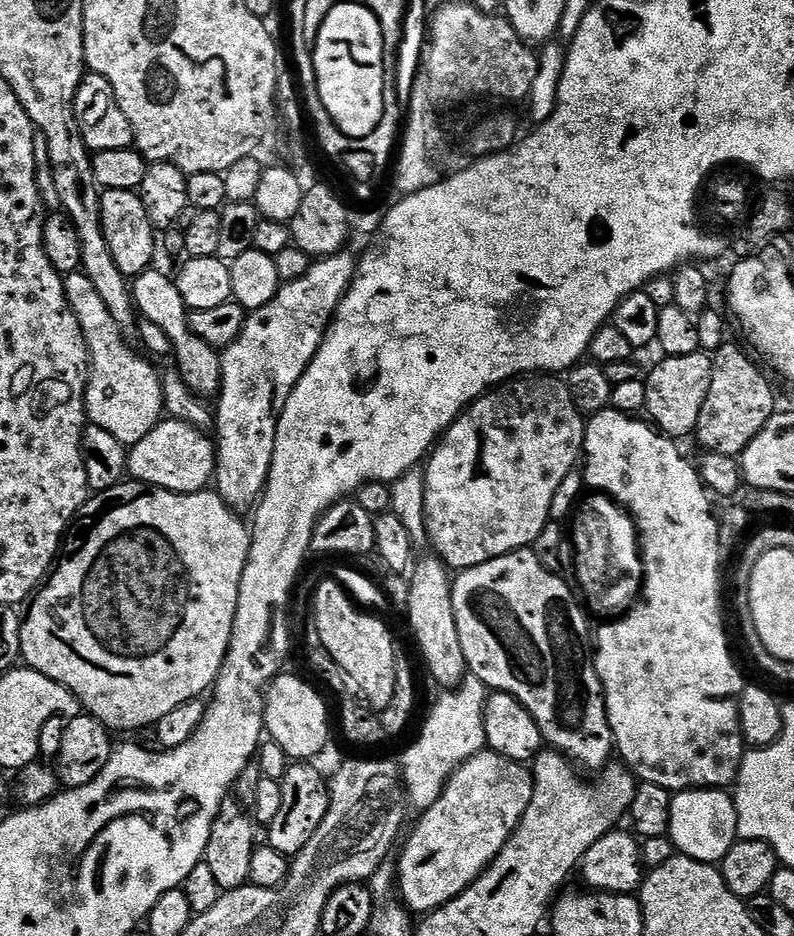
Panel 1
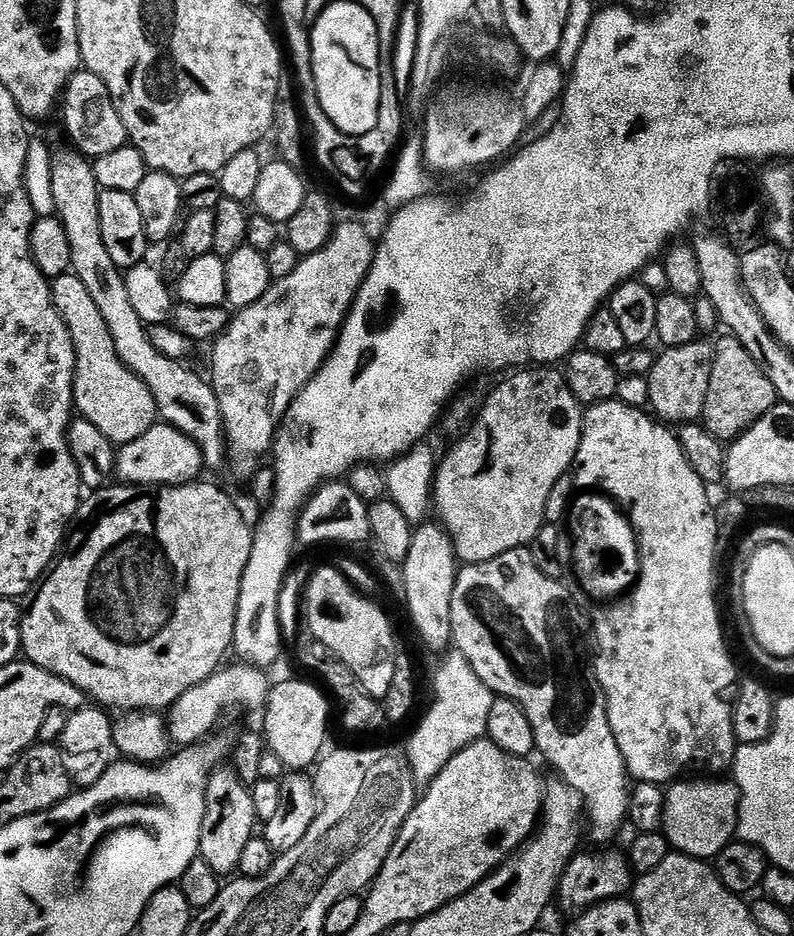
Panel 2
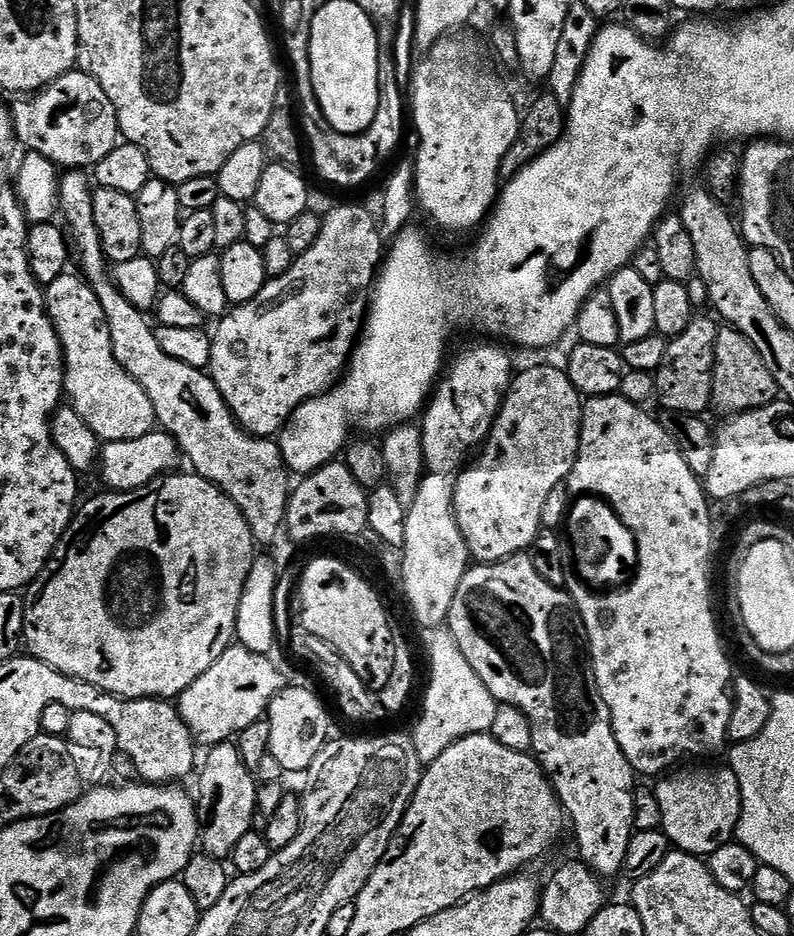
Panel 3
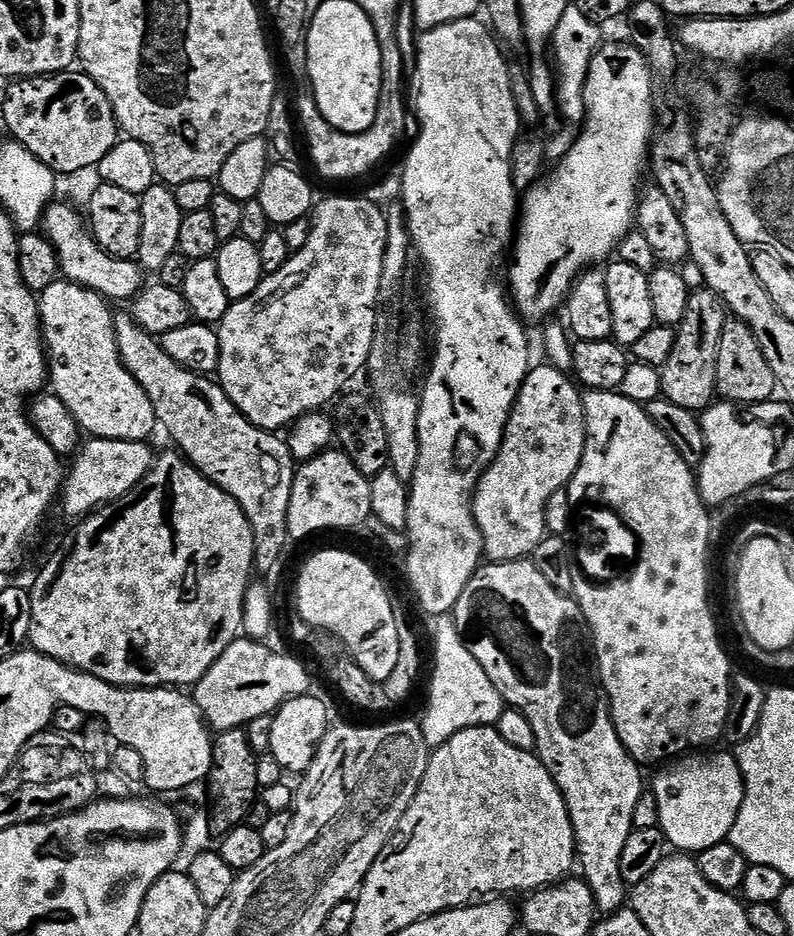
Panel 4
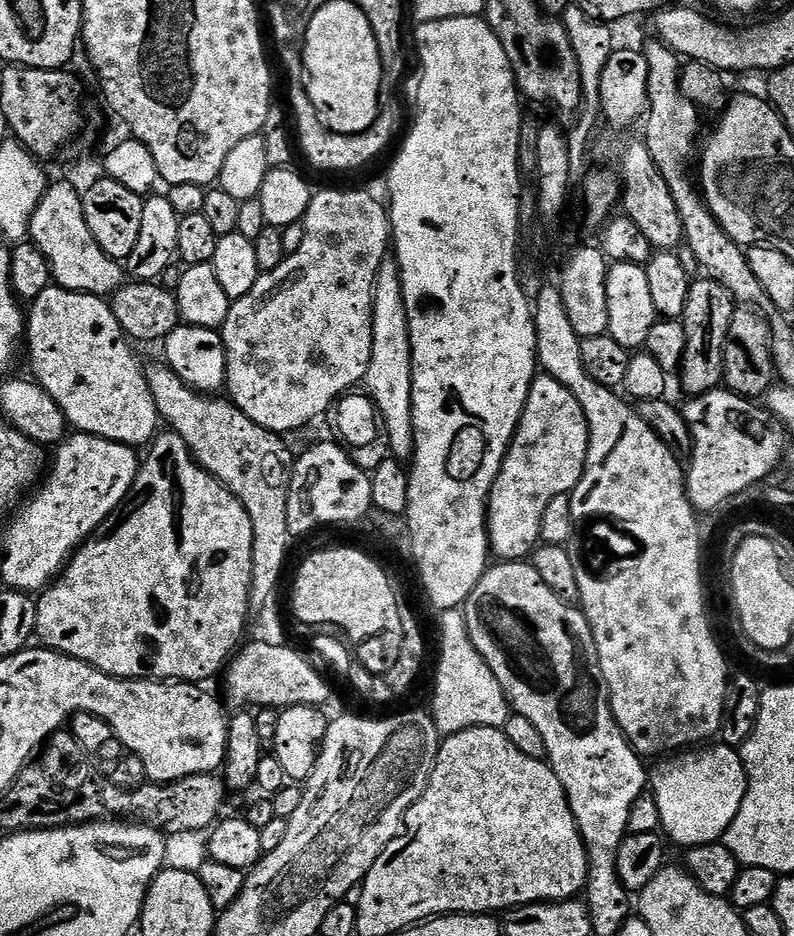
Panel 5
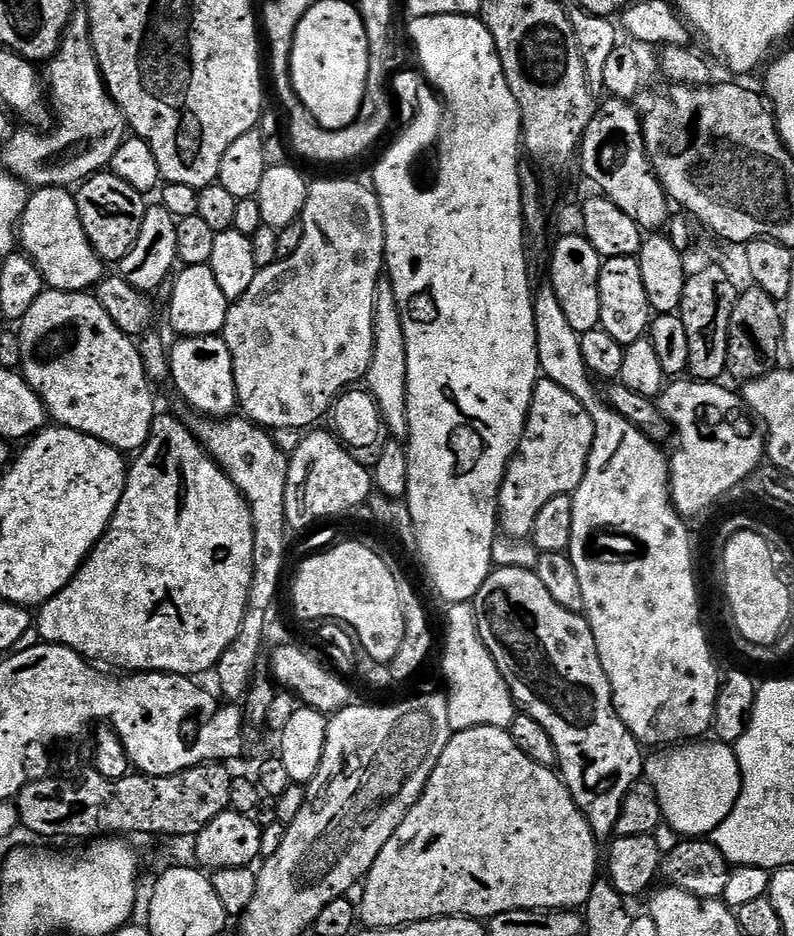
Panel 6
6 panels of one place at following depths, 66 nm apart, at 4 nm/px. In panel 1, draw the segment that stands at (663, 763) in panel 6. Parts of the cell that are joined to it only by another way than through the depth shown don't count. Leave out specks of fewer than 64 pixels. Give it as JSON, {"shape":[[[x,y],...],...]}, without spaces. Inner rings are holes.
{"shape":[[[688,788],[673,795],[668,836],[679,855],[689,856],[703,864],[719,865],[736,844],[737,830],[736,801],[727,791],[719,788]]]}

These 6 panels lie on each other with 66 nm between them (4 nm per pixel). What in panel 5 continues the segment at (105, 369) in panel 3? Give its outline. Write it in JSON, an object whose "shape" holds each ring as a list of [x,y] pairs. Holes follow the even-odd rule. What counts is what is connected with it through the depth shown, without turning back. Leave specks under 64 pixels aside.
{"shape":[[[50,286],[46,290],[42,290],[42,294],[38,294],[38,298],[31,301],[30,311],[26,316],[26,352],[28,348],[28,360],[32,363],[32,372],[34,380],[40,384],[46,391],[49,392],[54,402],[58,402],[58,406],[62,410],[62,414],[68,420],[69,425],[77,433],[85,436],[97,436],[98,438],[106,438],[113,440],[119,444],[126,444],[129,446],[143,446],[151,445],[154,437],[157,435],[158,417],[156,414],[156,407],[154,406],[154,398],[150,394],[150,386],[148,385],[148,377],[145,369],[140,369],[140,364],[136,361],[136,356],[132,353],[133,345],[130,343],[124,331],[120,328],[118,318],[114,318],[112,313],[112,305],[107,299],[91,296],[88,292],[71,292],[65,288],[58,288]]]}

